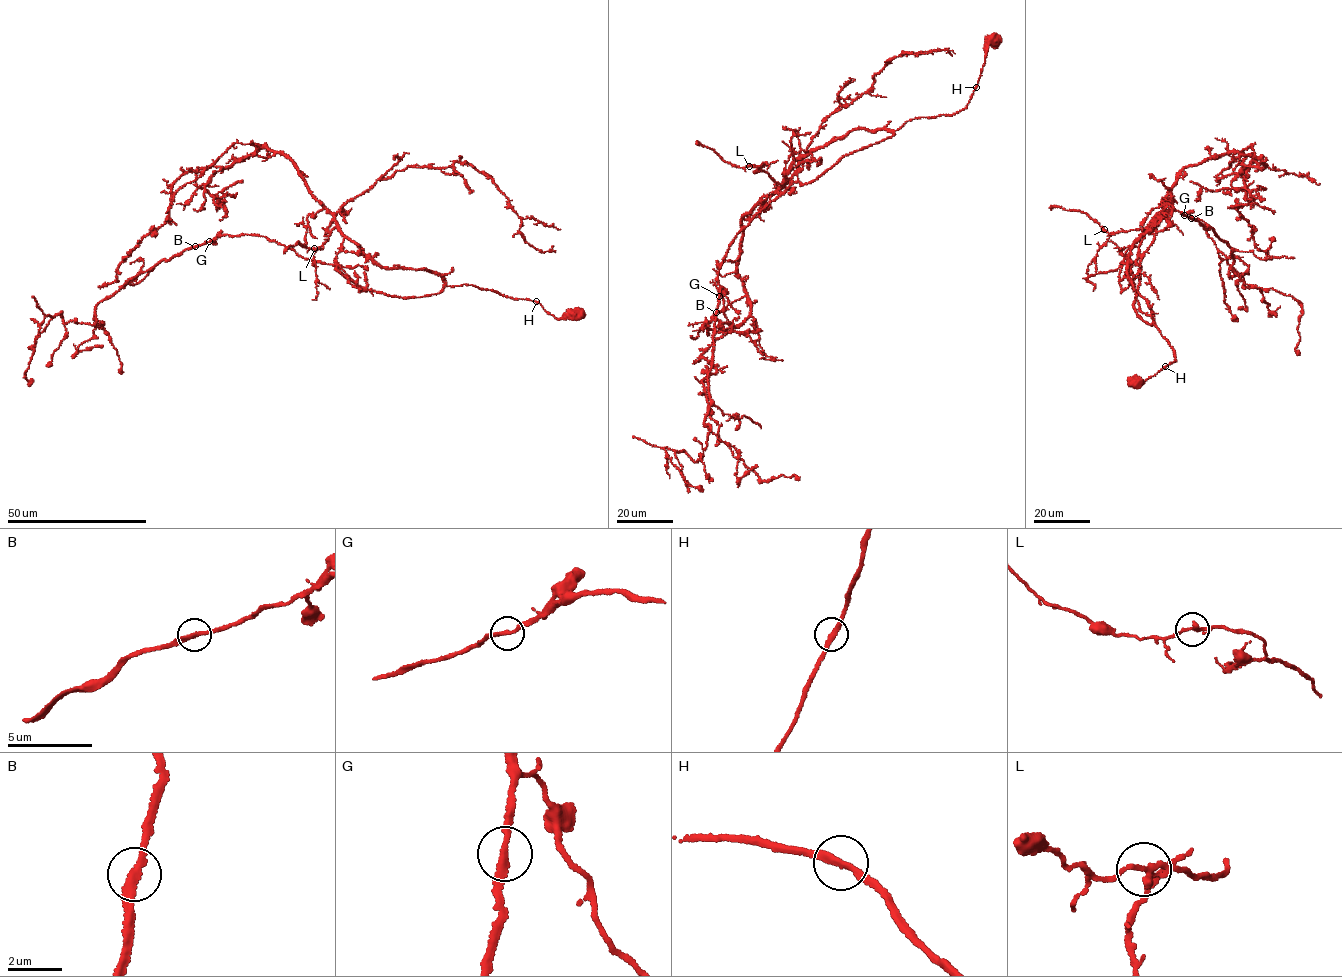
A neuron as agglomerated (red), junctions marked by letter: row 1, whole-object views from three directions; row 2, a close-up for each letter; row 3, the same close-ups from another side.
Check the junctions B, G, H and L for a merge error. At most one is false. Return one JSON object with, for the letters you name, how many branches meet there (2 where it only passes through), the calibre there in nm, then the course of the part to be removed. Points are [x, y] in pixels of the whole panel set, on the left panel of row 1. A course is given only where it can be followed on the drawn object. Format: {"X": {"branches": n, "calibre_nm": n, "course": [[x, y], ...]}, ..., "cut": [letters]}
{"cut": []}

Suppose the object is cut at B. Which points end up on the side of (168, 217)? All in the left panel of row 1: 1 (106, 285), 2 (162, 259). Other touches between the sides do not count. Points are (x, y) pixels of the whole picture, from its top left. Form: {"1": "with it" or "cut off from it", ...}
{"1": "with it", "2": "cut off from it"}

